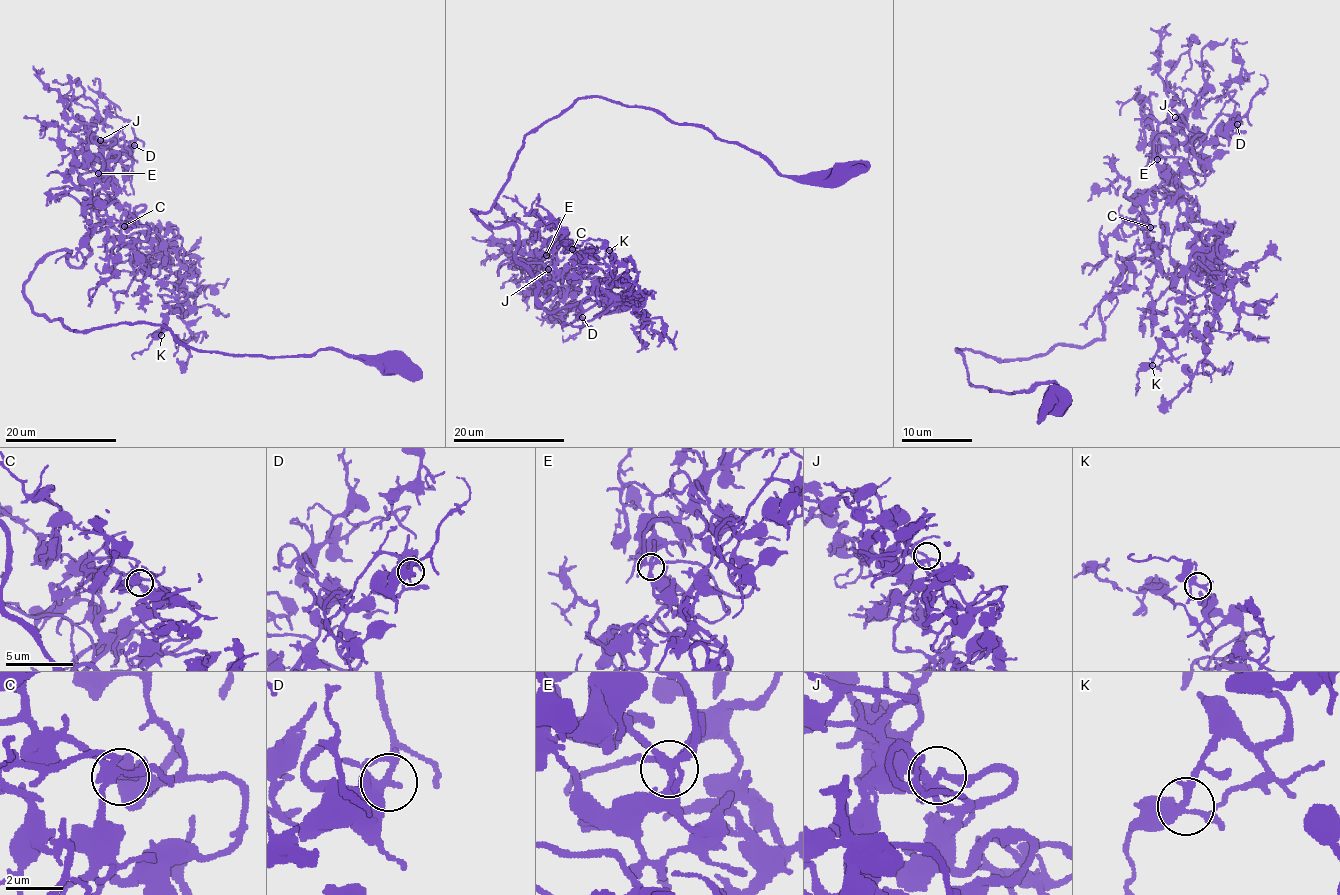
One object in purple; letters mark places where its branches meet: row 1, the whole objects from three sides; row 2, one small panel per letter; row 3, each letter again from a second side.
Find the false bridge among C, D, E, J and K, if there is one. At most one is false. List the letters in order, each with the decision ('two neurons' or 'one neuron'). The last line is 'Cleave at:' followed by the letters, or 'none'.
C: one neuron
D: one neuron
E: one neuron
J: one neuron
K: one neuron
Cleave at: none

